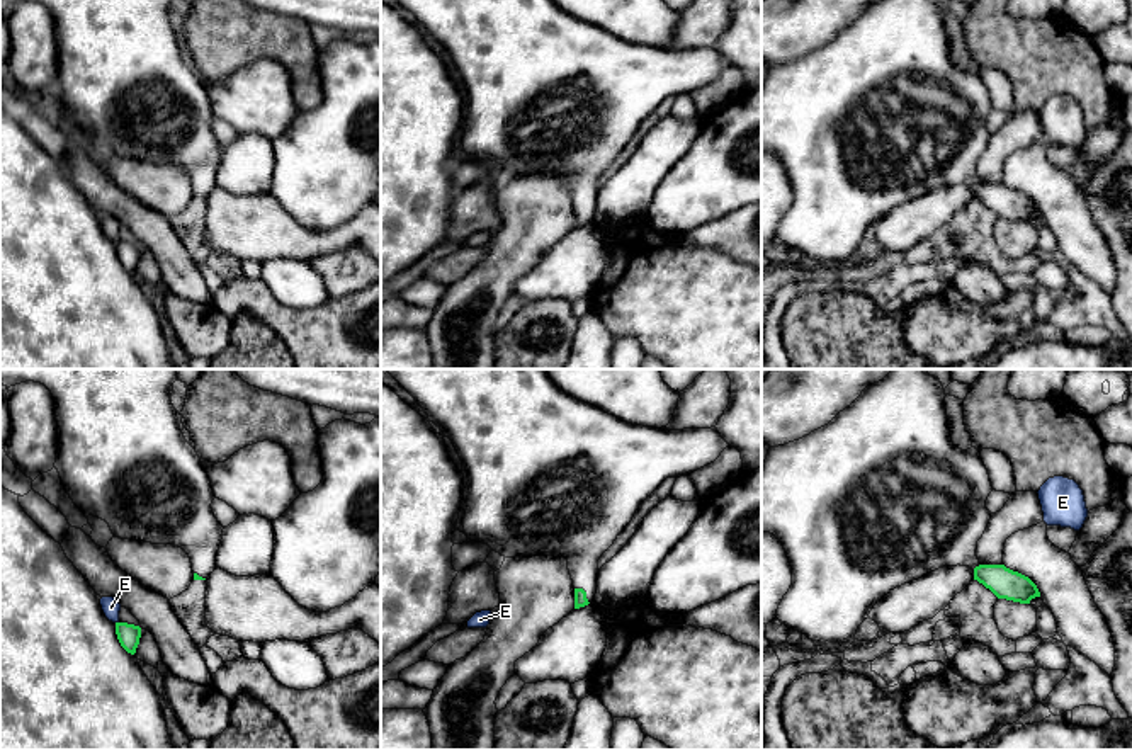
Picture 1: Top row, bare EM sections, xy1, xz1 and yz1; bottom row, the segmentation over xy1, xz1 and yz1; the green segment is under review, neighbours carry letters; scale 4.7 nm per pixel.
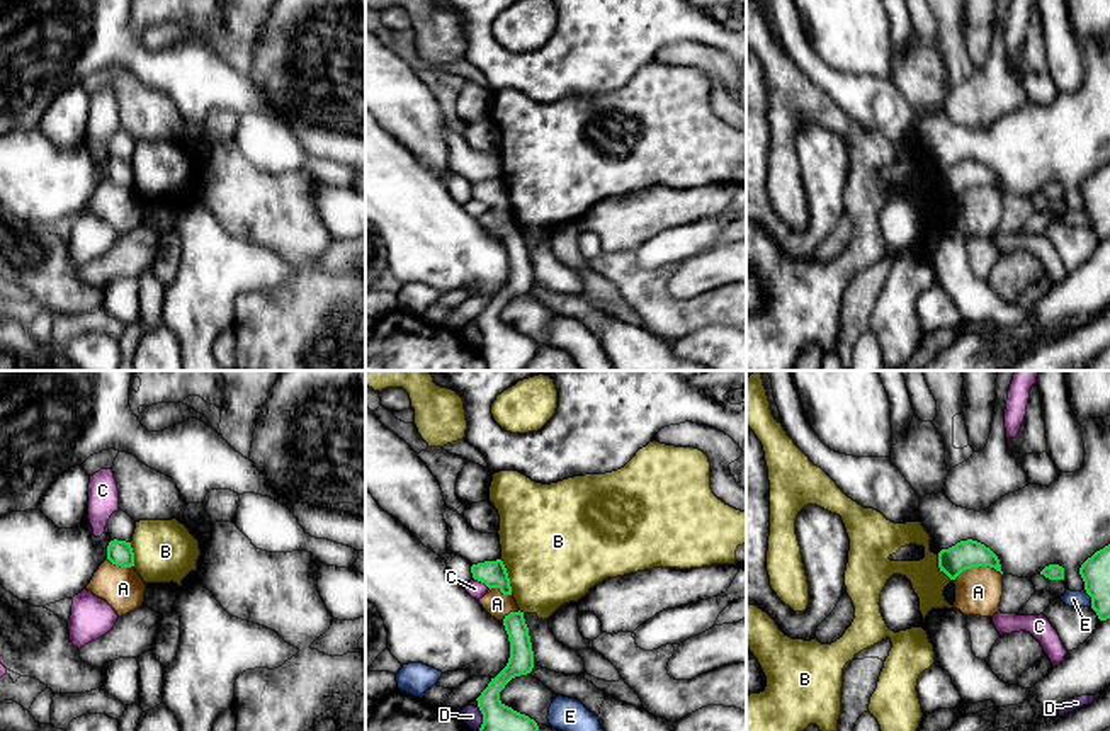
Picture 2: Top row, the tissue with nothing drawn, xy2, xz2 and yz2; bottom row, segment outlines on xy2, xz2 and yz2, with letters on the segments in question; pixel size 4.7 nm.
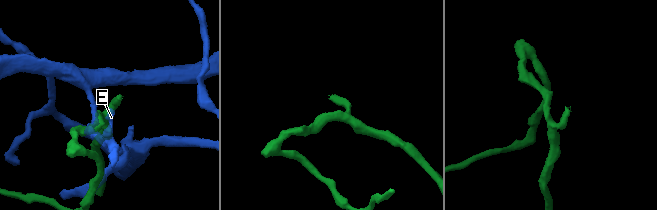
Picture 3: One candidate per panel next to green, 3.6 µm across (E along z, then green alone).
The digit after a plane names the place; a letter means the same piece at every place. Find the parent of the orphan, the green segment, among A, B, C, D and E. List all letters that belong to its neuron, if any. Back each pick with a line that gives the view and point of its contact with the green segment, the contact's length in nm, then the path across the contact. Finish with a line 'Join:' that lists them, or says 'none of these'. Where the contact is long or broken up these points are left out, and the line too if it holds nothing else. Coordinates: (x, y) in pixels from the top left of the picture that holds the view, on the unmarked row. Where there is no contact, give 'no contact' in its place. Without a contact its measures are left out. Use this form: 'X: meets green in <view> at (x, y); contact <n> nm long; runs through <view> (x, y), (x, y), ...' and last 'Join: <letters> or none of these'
Join: none of these

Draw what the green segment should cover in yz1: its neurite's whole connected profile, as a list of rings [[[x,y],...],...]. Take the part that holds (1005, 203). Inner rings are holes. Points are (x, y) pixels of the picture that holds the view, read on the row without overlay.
[[[879,0],[828,44],[768,68],[761,85],[761,151],[782,162],[792,185],[792,204],[775,238],[812,259],[818,270],[845,272],[884,214],[943,185],[969,185],[974,199],[998,218],[1030,223],[1040,216],[1028,196],[1005,184],[981,184],[976,175],[977,160],[991,138],[986,119],[993,105],[981,71],[954,65],[945,15],[940,0]]]

